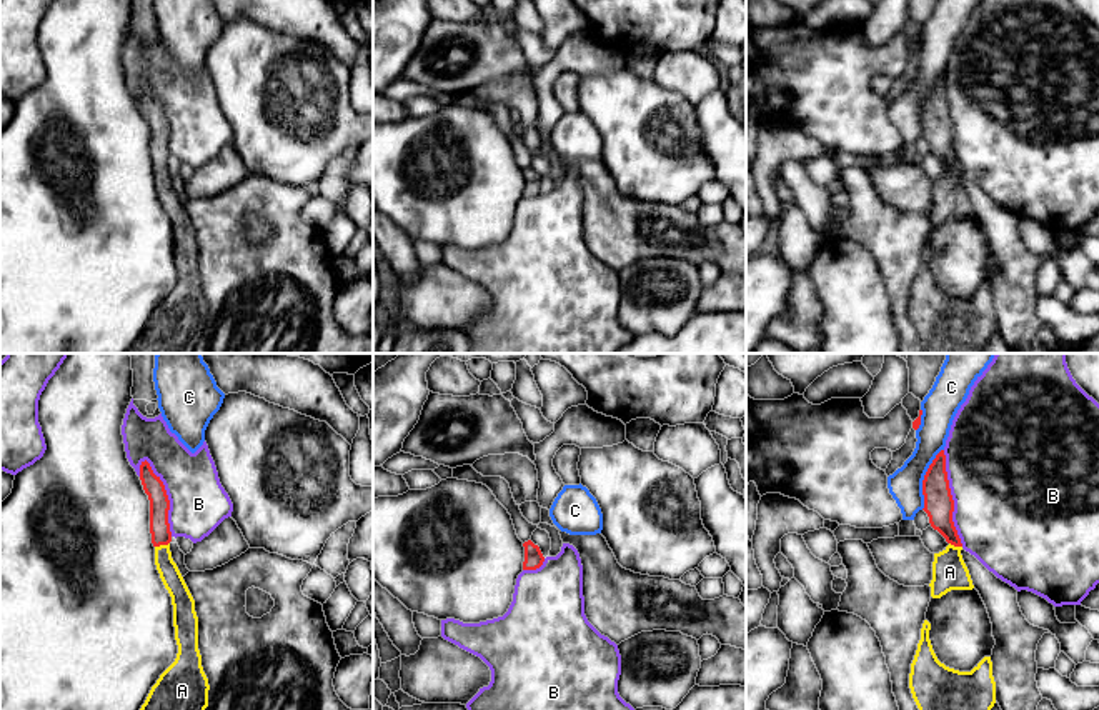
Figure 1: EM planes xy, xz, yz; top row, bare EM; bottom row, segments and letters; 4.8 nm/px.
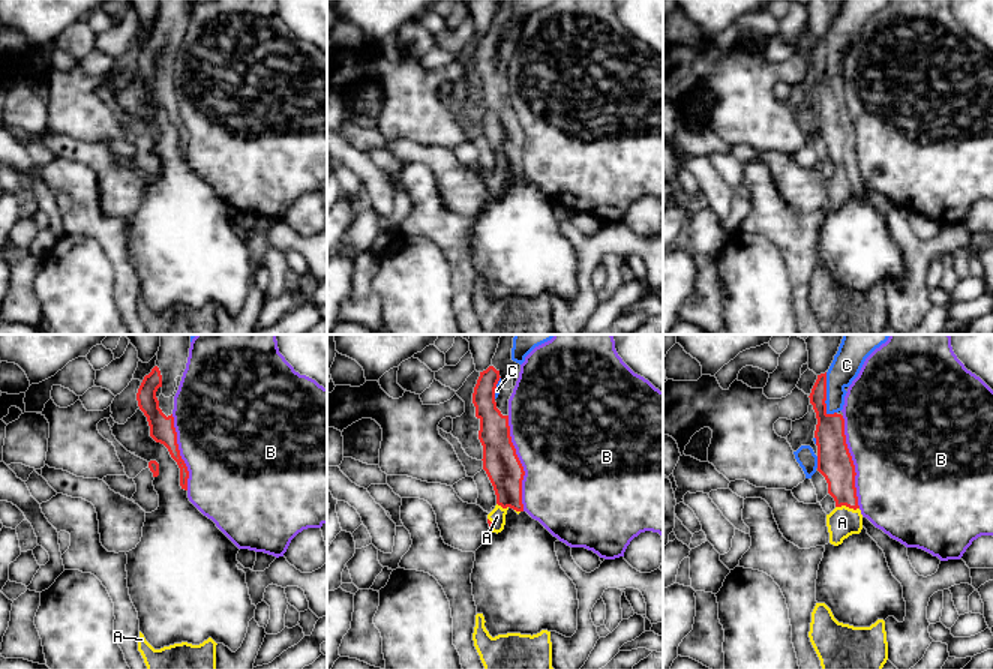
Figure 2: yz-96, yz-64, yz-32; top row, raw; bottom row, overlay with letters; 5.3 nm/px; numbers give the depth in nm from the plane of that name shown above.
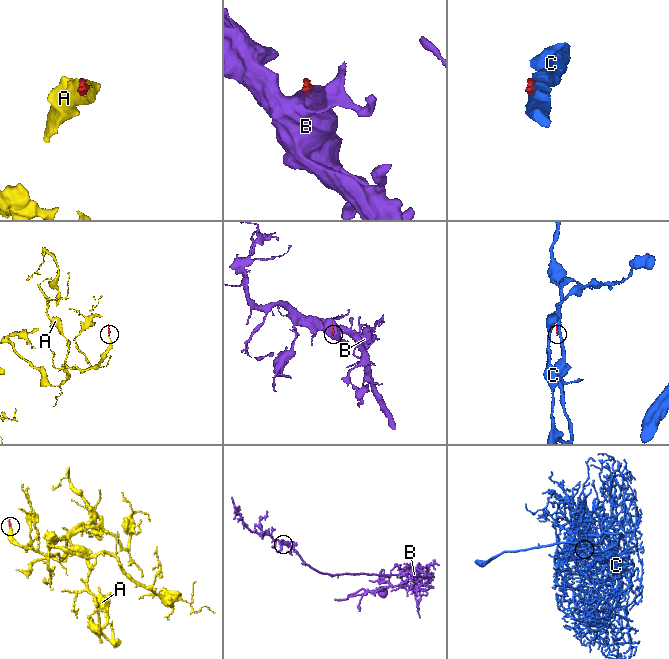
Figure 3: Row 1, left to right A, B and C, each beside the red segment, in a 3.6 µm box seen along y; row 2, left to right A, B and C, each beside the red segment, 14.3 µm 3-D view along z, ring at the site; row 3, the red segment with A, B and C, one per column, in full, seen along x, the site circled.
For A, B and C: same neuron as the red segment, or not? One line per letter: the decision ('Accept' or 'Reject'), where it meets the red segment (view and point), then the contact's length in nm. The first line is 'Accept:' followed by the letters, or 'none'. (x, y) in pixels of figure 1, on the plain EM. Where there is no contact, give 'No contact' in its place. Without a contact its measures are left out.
Accept: A
A: Accept. Touches red at xy (162, 170). Shared border 80 nm
B: Reject. Touches red at xy (167, 124). Shared border 400 nm
C: Reject. Touches red at yz (924, 105). Shared border 320 nm

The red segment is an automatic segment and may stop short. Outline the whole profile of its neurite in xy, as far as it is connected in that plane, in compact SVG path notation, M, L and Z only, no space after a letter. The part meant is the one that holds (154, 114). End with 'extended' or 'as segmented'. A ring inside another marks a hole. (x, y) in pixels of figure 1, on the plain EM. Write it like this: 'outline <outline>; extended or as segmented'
outline M145 87L140 107L150 127L150 160L155 192L172 223L178 280L175 288L152 313L140 338L127 353L191 353L208 333L208 305L198 277L198 243L195 227L172 185L168 150L170 127L163 108Z; extended

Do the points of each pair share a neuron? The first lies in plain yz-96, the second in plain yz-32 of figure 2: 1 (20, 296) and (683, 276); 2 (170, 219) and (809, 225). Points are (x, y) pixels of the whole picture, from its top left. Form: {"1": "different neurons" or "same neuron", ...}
{"1": "different neurons", "2": "different neurons"}

